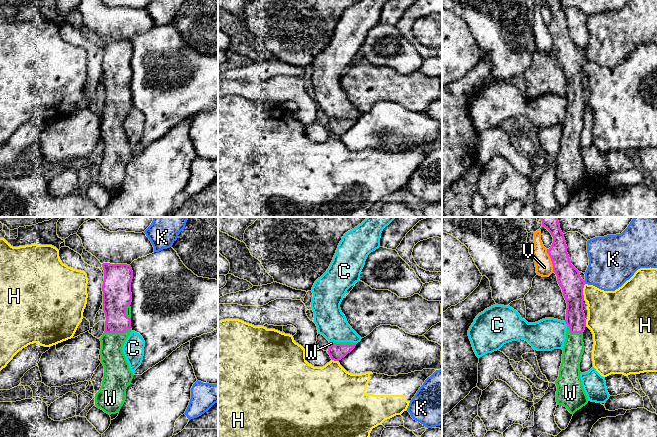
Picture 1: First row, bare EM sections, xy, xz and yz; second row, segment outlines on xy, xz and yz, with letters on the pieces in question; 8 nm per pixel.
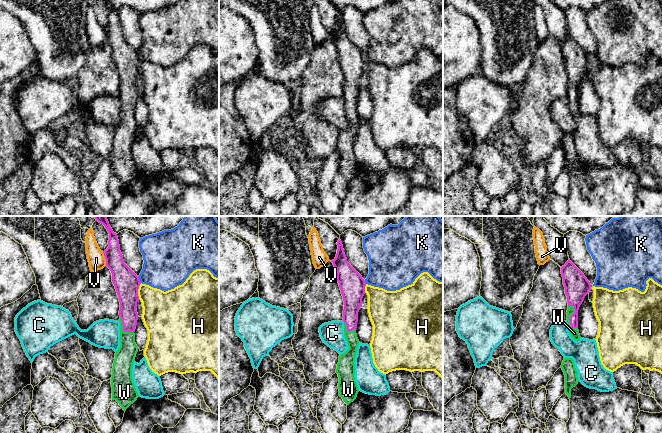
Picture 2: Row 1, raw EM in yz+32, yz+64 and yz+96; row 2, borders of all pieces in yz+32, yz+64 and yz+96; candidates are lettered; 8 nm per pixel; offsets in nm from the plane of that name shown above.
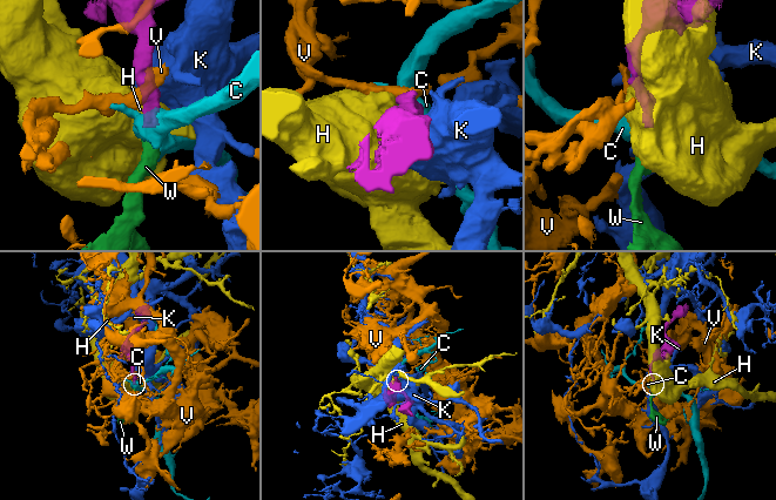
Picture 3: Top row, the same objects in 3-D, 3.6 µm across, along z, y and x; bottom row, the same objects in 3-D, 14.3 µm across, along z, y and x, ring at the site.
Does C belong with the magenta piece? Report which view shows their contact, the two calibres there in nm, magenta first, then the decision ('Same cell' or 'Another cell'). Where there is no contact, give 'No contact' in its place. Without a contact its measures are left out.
Touches magenta in yz. Thickness 160 nm (magenta) against 260 nm. Another cell

